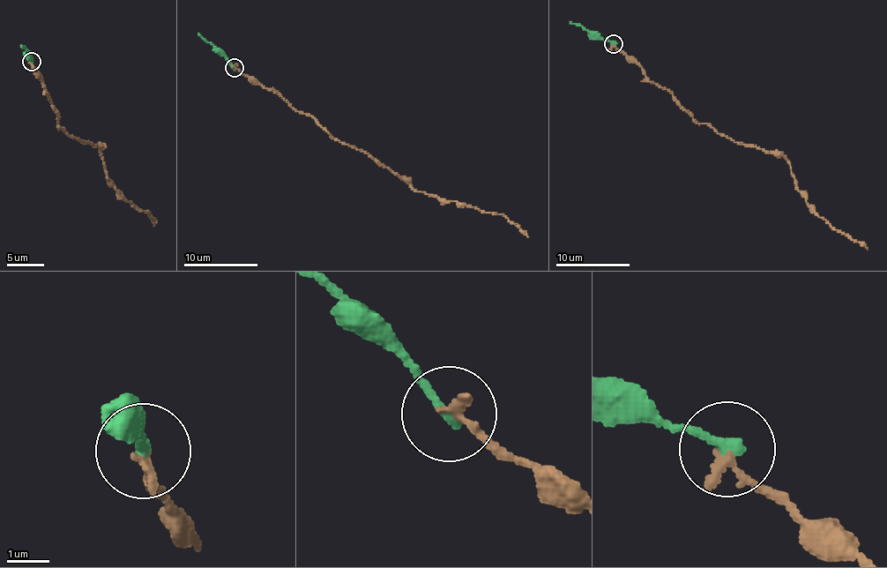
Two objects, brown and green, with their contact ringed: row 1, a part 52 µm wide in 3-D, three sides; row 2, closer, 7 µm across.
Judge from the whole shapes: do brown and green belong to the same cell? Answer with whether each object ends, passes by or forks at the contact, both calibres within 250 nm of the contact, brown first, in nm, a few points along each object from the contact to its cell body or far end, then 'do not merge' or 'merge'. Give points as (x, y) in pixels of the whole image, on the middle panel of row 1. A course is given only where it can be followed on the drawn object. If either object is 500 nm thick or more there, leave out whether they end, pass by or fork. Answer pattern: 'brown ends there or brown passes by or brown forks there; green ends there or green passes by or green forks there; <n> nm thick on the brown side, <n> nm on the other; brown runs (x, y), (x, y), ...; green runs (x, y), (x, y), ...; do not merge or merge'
brown ends there; green ends there; 240 nm thick on the brown side, 260 nm on the other; brown runs (234, 67), (298, 111), (308, 114), (332, 137), (368, 153), (413, 189), (501, 214), (528, 236); green runs (234, 67), (224, 54), (198, 33); merge

